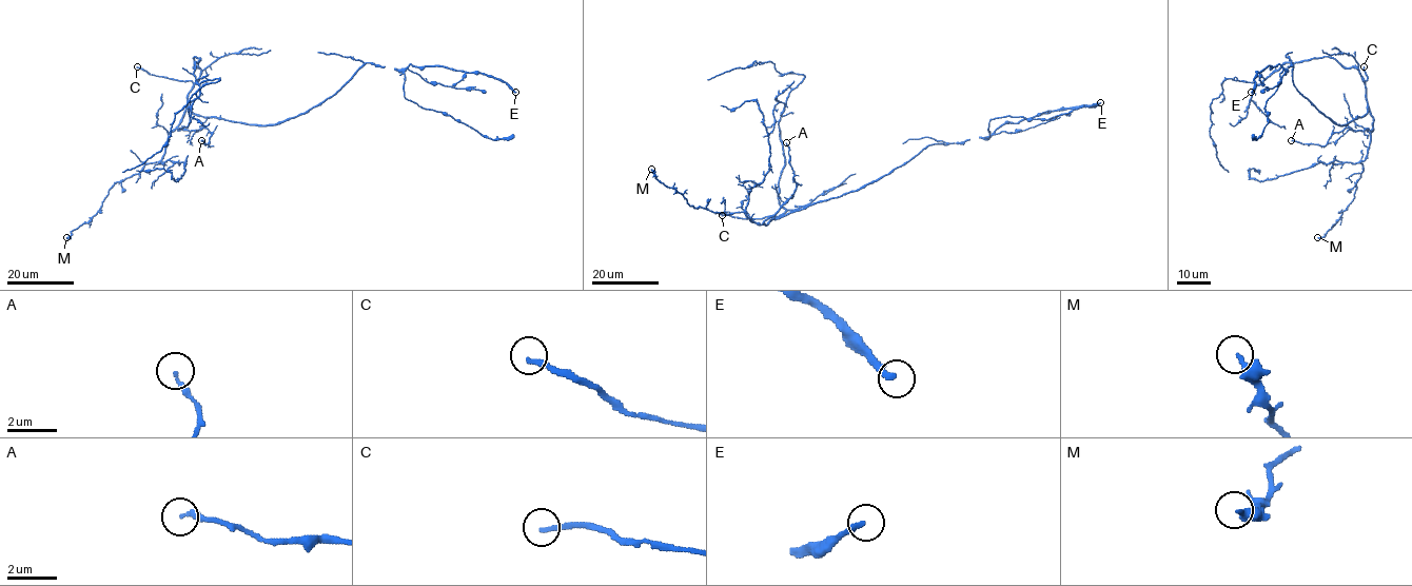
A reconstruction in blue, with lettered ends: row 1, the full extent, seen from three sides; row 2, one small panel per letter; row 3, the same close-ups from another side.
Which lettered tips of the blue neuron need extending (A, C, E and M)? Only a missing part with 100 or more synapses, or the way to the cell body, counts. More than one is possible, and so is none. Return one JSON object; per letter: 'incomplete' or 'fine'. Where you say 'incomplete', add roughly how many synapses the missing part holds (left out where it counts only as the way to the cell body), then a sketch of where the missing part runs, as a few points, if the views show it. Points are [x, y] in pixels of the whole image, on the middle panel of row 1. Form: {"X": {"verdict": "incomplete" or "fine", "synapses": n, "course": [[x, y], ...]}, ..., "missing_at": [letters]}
{"A": {"verdict": "fine"}, "C": {"verdict": "fine"}, "E": {"verdict": "incomplete", "synapses": 120}, "M": {"verdict": "fine"}, "missing_at": ["E"]}

